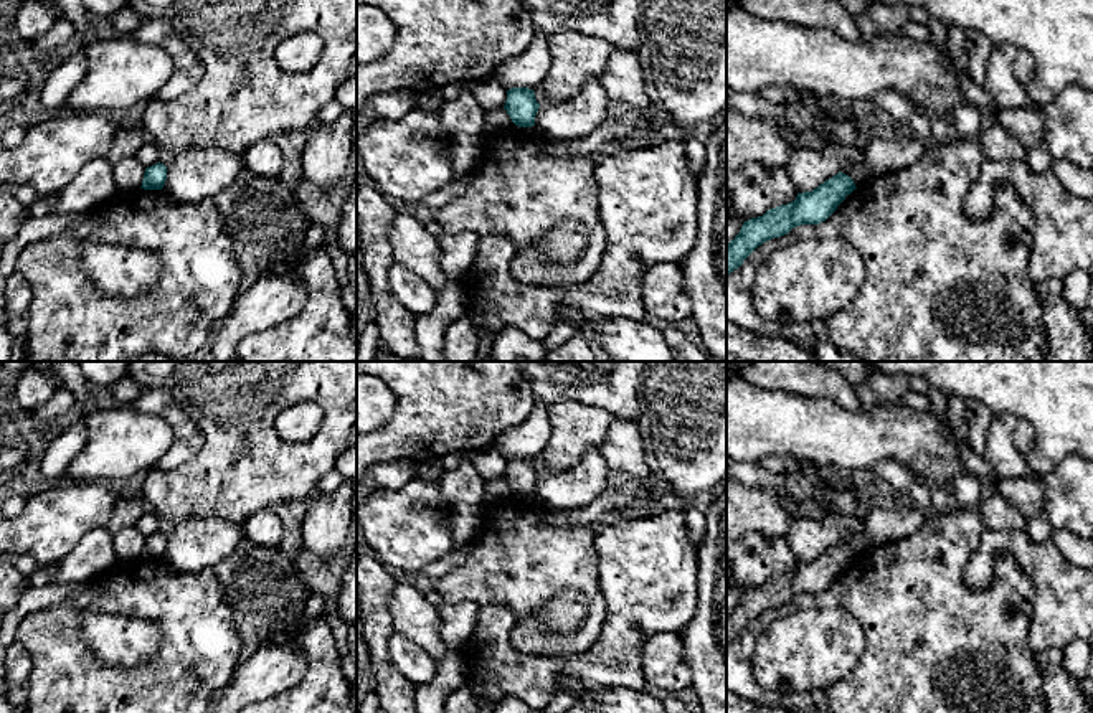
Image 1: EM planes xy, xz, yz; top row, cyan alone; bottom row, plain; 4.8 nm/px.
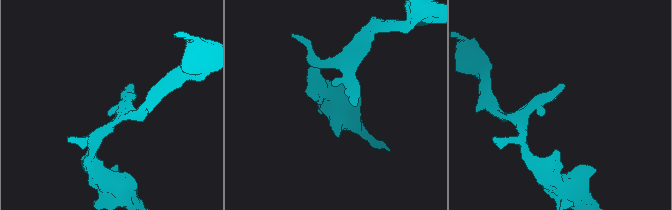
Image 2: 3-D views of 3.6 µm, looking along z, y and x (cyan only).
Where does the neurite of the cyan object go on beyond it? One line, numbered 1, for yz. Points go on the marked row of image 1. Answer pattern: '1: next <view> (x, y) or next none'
1: next none

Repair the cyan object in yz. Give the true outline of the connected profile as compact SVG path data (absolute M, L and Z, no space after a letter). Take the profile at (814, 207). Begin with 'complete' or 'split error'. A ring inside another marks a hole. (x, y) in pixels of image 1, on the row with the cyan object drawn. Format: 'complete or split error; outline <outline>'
complete; outline M839 172L812 191L797 193L794 201L745 221L740 233L726 243L726 274L738 269L763 243L784 236L796 226L826 221L855 188L854 180Z

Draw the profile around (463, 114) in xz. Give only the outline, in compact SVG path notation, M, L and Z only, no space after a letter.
M466 84L456 99L444 101L438 112L441 127L447 135L484 134L485 111L477 104L471 84Z

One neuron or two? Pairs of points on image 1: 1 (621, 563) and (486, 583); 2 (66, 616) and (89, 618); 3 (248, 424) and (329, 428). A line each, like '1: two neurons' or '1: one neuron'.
1: two neurons
2: two neurons
3: one neuron

